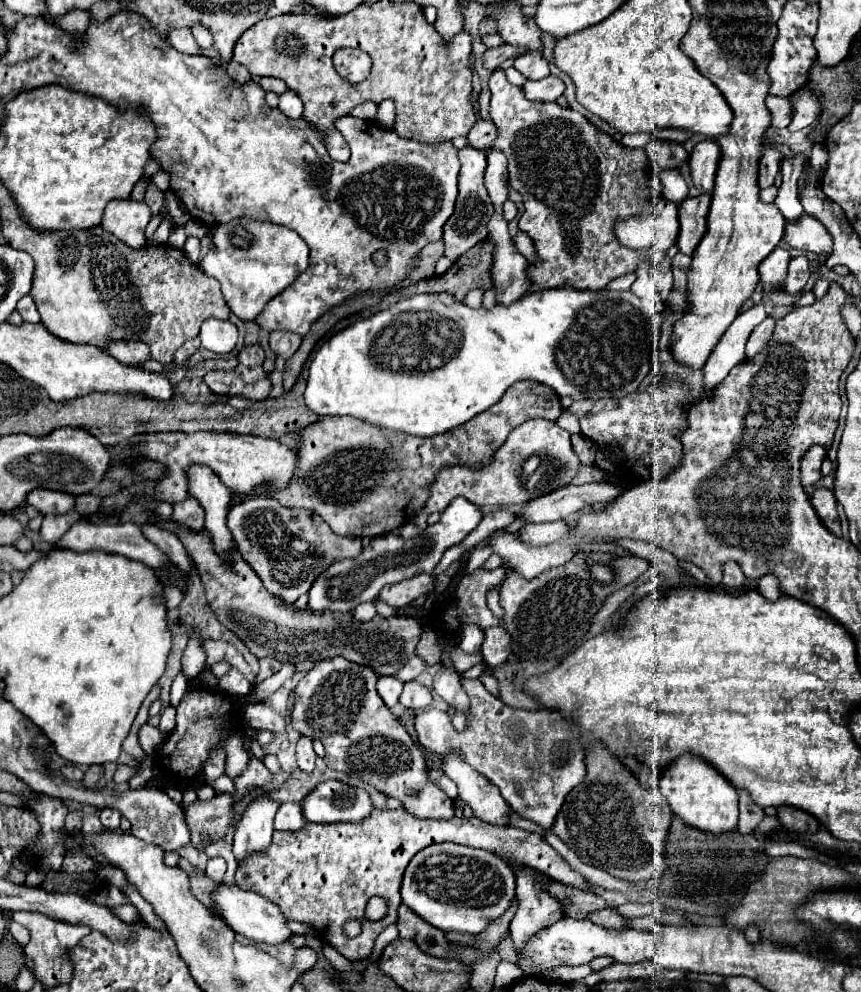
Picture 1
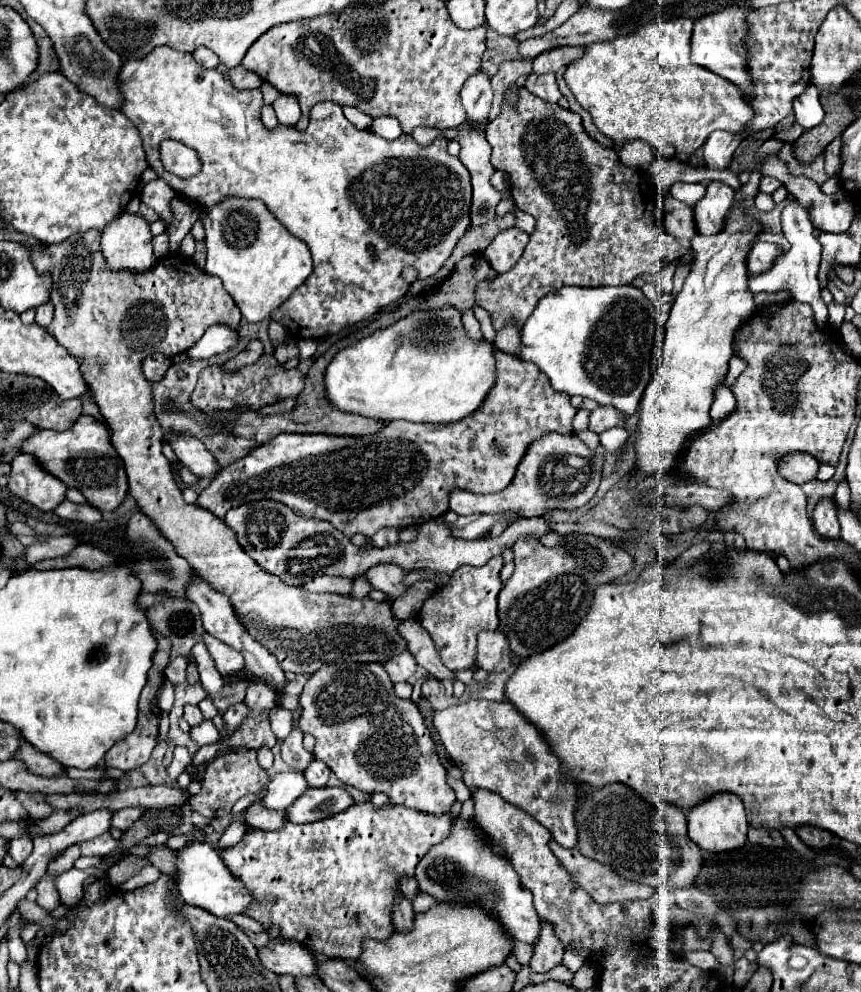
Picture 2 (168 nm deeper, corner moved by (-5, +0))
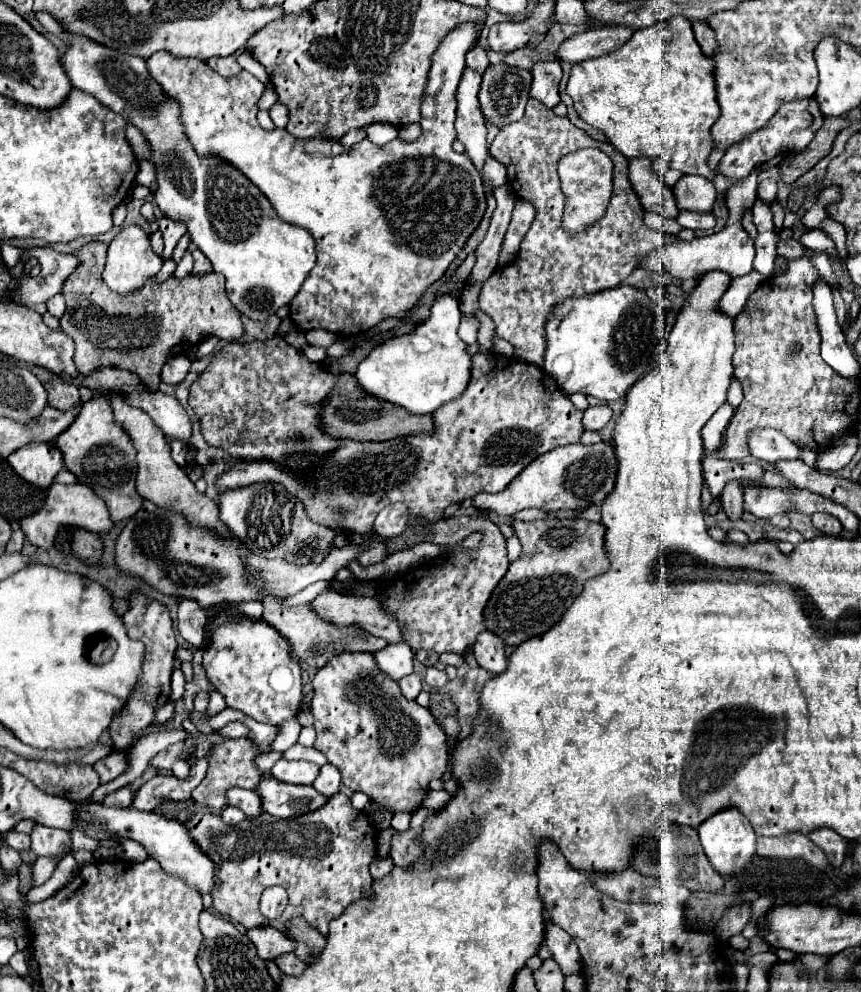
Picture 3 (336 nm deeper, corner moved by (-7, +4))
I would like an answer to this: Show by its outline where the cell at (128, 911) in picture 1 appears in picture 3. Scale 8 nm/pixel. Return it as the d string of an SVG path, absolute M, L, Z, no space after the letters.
M36 824L30 834L30 840L32 840L30 848L36 852L36 856L62 856L64 852L72 850L72 840L68 830Z

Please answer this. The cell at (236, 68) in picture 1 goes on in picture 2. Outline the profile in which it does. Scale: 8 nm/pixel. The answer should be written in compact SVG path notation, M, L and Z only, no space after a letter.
M236 66L230 70L230 80L236 90L248 90L248 88L260 88L262 80L254 74L244 70L244 66Z

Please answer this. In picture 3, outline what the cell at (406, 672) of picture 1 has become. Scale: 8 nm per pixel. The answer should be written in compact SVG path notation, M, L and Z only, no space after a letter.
M388 644L386 648L374 652L374 662L378 664L378 670L388 674L392 680L400 680L408 674L412 674L412 662L414 662L414 652L410 644Z

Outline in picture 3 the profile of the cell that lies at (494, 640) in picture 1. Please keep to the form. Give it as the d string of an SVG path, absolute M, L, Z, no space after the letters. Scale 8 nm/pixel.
M488 630L480 632L474 646L472 646L472 652L474 652L474 658L476 658L480 668L484 668L492 674L504 672L504 668L506 668L506 646L492 632L488 632Z

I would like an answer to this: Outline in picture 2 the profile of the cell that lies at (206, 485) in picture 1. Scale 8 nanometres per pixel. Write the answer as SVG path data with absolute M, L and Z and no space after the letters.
M168 436L168 442L174 450L174 454L178 456L178 460L200 480L214 480L220 472L220 464L216 462L216 458L206 450L206 446L190 436Z

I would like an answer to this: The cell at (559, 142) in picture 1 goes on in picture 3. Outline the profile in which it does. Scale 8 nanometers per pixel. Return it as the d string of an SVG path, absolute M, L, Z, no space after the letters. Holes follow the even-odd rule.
M530 98L528 106L526 106L526 114L522 120L502 128L498 132L498 136L492 142L490 148L490 156L494 156L496 160L500 160L506 170L508 170L508 184L514 188L518 198L524 198L528 202L532 202L538 210L528 234L524 236L522 244L520 244L520 252L516 254L516 258L506 266L506 268L498 268L482 286L480 290L480 310L486 312L494 322L496 322L496 334L502 340L508 340L514 346L514 358L518 360L526 360L528 364L538 364L542 368L542 356L546 350L546 330L544 330L544 322L550 318L550 312L562 304L562 300L570 298L570 296L588 296L588 294L596 294L600 290L608 290L614 286L620 286L622 280L626 280L632 270L638 268L638 260L646 254L650 254L652 250L660 248L666 242L676 242L676 236L668 236L664 232L656 232L650 230L648 226L642 224L642 206L638 196L634 194L630 180L628 180L628 158L624 154L620 154L612 144L608 142L598 142L592 140L584 130L576 128L566 116L556 116L550 108L546 108L544 104L540 104L538 100ZM580 148L600 148L602 152L606 152L612 162L614 162L614 196L608 204L608 210L604 214L604 218L600 222L596 222L592 228L570 236L568 232L562 230L562 212L564 212L564 196L560 190L560 180L556 174L556 166L558 160L562 158L562 154L580 150Z

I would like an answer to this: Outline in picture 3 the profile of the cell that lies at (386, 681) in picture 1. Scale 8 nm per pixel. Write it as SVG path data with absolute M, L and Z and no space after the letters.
M408 674L398 684L402 688L404 698L408 698L408 700L416 700L416 696L422 692L422 678L418 674Z

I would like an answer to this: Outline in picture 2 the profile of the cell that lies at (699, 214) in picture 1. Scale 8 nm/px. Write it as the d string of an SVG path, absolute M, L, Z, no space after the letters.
M710 182L706 194L694 206L696 232L700 236L710 236L722 230L726 212L734 202L734 190L722 182Z

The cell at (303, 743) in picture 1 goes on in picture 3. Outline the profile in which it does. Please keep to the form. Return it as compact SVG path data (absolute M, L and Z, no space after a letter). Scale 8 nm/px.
M326 764L320 768L320 774L314 782L314 788L322 794L322 796L334 796L338 792L338 786L340 786L340 772L338 768L334 768L332 764Z

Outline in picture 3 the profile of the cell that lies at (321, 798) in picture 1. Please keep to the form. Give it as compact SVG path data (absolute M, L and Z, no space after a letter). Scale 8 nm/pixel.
M262 776L256 788L258 796L262 796L262 812L278 818L292 818L308 814L320 808L328 798L318 794L312 786L294 786L282 784L272 776Z

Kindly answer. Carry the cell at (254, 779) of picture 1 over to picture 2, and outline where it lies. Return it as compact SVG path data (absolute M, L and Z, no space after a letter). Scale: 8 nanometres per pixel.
M236 750L236 752L228 752L222 754L218 758L214 758L204 772L202 778L202 790L192 796L190 806L194 808L194 812L208 816L208 818L224 818L230 814L232 806L248 794L260 794L264 790L264 786L268 784L268 774L266 770L258 764L256 760L256 750Z

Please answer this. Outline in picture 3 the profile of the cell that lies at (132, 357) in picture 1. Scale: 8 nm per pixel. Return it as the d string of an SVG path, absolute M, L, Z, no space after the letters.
M174 356L174 358L170 358L166 364L164 364L164 368L162 368L162 382L166 382L166 384L180 384L180 382L184 382L184 378L186 378L186 374L190 372L190 360L186 358L186 356Z

